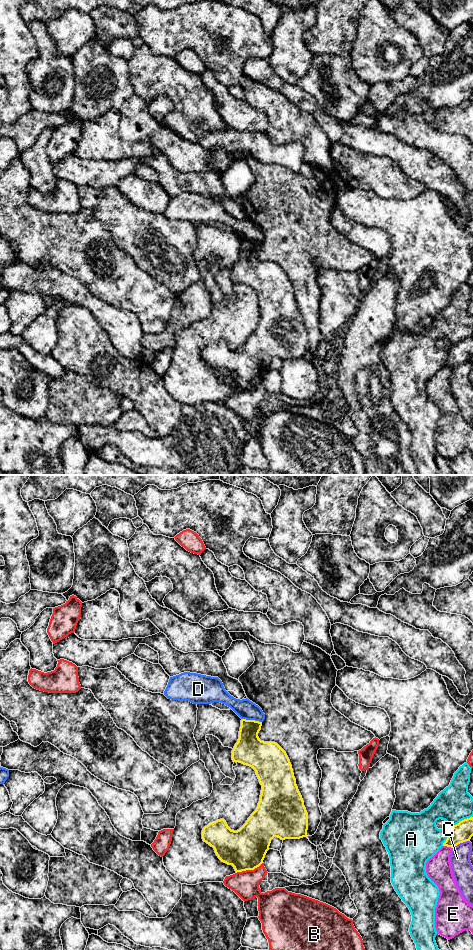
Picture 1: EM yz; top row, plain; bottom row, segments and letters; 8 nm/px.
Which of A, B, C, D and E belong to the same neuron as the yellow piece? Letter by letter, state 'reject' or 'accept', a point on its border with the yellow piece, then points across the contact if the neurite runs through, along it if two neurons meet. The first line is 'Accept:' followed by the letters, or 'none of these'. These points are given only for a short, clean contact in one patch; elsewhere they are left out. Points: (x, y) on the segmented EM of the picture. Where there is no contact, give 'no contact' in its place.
Accept: none of these
A: reject; contact yz (446, 839)
B: reject; contact yz (249, 869)
C: reject; contact yz (460, 842)
D: reject; contact yz (252, 720); border yz (242, 718), (261, 722)
E: reject; contact yz (447, 846)

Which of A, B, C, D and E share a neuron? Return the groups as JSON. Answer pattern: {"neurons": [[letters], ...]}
{"neurons": [["A"], ["B", "D"], ["C"], ["E"]]}

